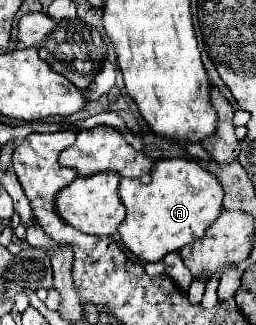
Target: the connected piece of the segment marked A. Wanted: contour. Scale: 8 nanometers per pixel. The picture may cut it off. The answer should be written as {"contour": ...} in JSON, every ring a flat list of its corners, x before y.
{"contour":[[161,159,151,167,149,185,139,183,137,179,123,179,119,183,119,197,127,209,127,215,119,225,121,243,139,261,157,263,167,253,179,251,183,245,205,235,205,229,215,223,221,213,223,187,195,161]]}

